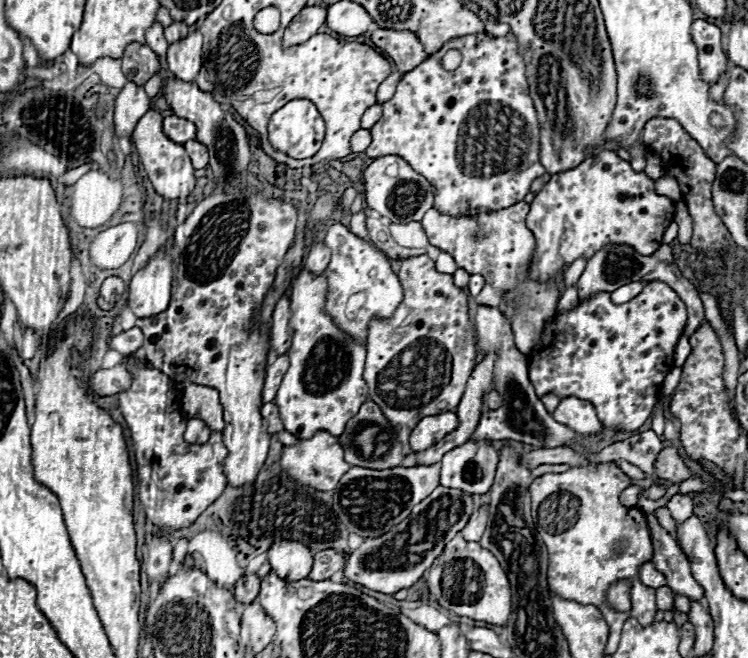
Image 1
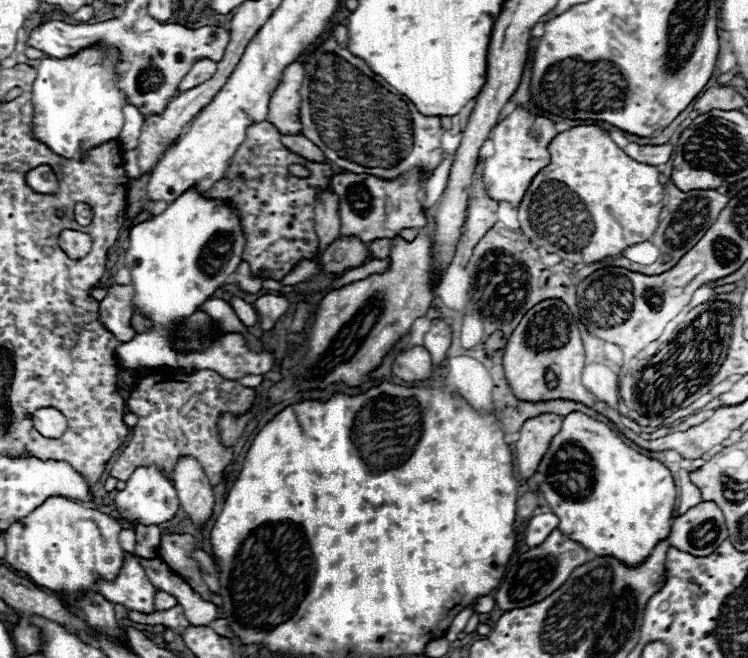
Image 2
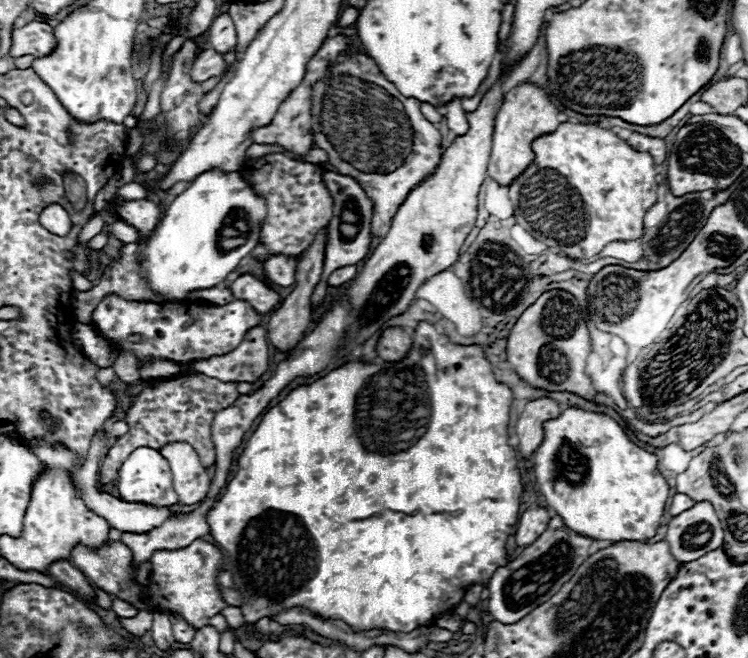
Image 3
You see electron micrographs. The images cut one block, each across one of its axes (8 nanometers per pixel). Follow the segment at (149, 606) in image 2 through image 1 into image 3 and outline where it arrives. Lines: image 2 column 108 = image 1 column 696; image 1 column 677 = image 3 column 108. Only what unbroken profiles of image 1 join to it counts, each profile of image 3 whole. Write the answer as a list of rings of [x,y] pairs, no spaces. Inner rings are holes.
[[[106,542],[104,546],[100,546],[100,550],[88,550],[86,546],[76,546],[76,550],[72,550],[72,564],[88,578],[92,580],[98,588],[102,588],[108,594],[114,594],[130,604],[134,604],[138,610],[146,610],[148,606],[142,602],[142,586],[140,584],[132,584],[132,552],[128,546],[124,546],[122,542]]]

